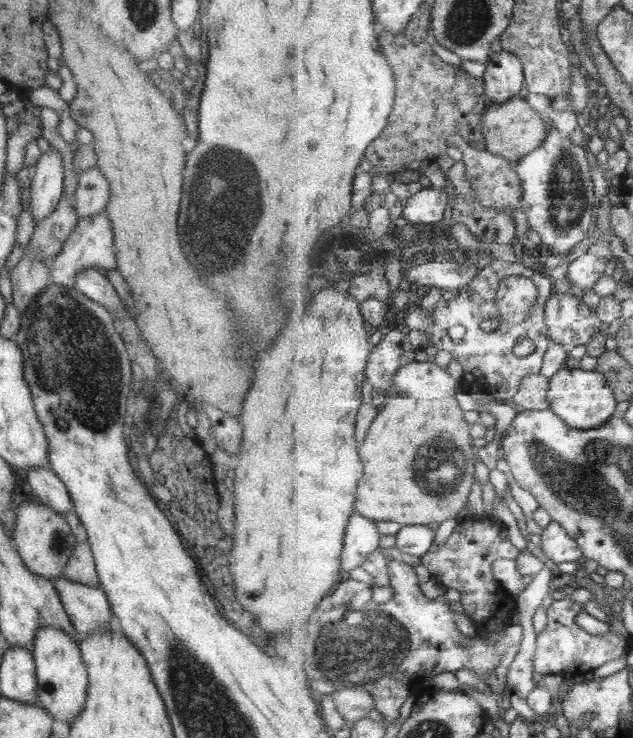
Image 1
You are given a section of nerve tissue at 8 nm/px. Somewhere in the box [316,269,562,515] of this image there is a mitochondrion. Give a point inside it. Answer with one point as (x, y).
(444, 448)

